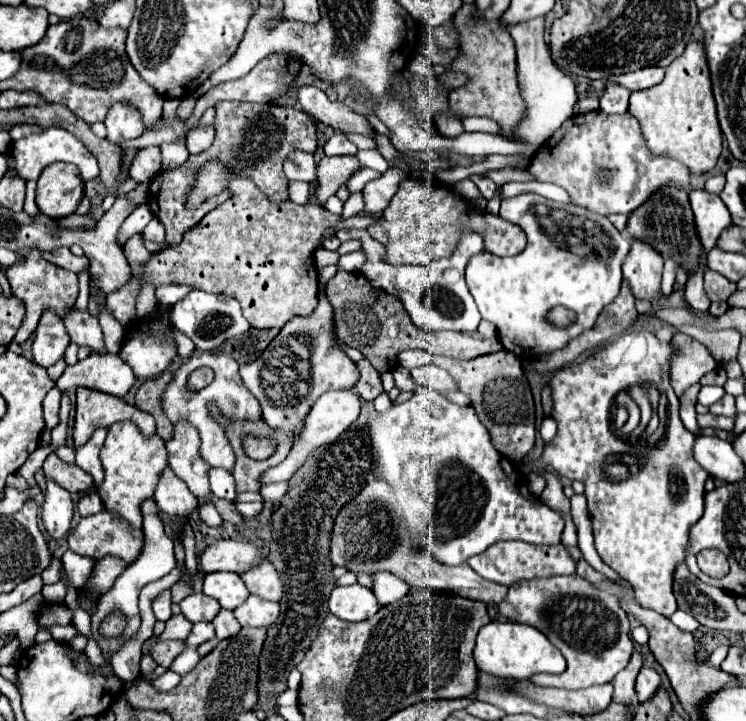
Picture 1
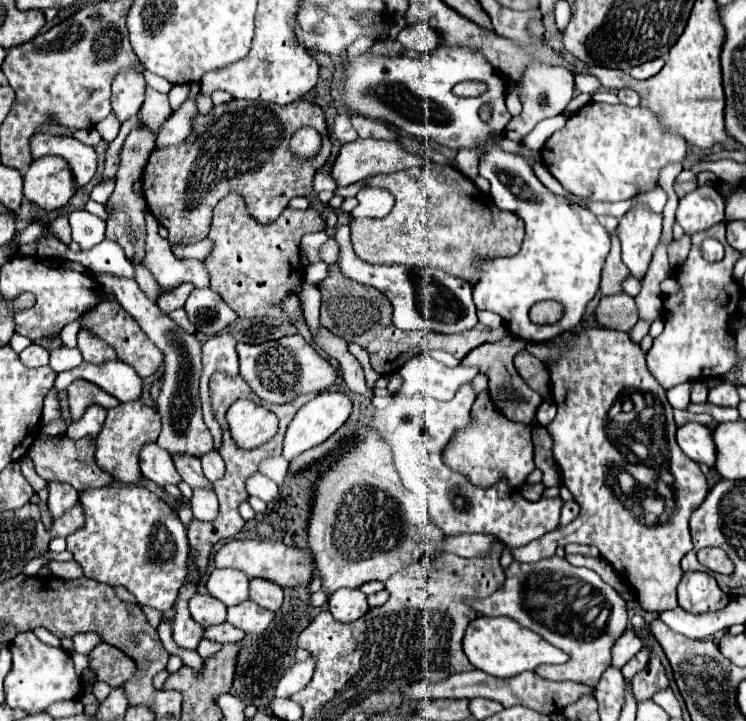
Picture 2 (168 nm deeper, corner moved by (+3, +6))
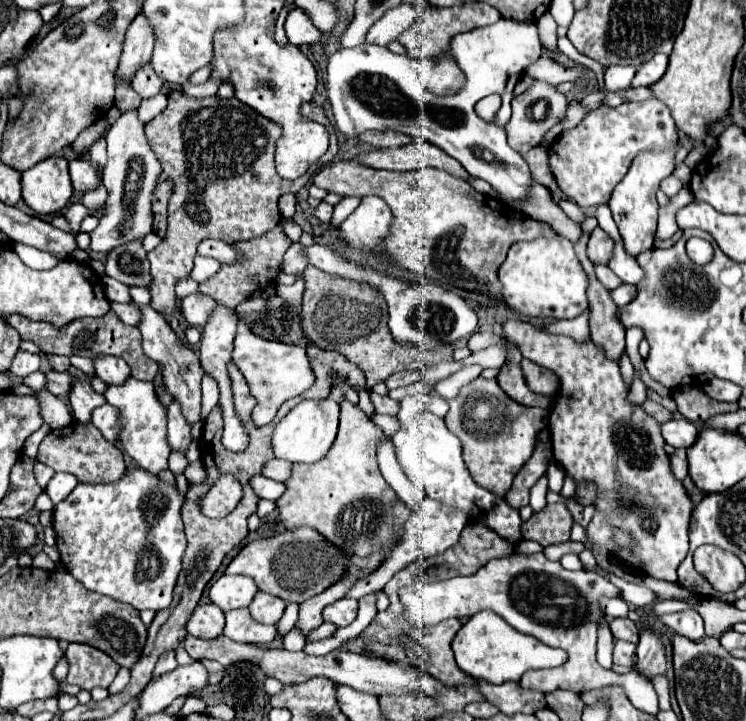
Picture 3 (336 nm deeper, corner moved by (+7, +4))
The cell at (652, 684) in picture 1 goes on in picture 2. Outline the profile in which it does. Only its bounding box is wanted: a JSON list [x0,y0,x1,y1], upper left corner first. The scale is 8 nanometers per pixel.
[622,647,650,679]

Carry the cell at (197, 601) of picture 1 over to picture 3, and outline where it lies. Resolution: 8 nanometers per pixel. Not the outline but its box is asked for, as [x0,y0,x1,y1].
[188,603,224,639]

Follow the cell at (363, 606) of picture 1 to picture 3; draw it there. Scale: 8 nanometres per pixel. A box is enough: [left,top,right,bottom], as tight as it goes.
[322,599,358,627]

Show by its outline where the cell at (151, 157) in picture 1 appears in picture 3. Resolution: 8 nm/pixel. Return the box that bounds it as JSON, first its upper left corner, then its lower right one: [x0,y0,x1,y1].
[132,63,164,99]

